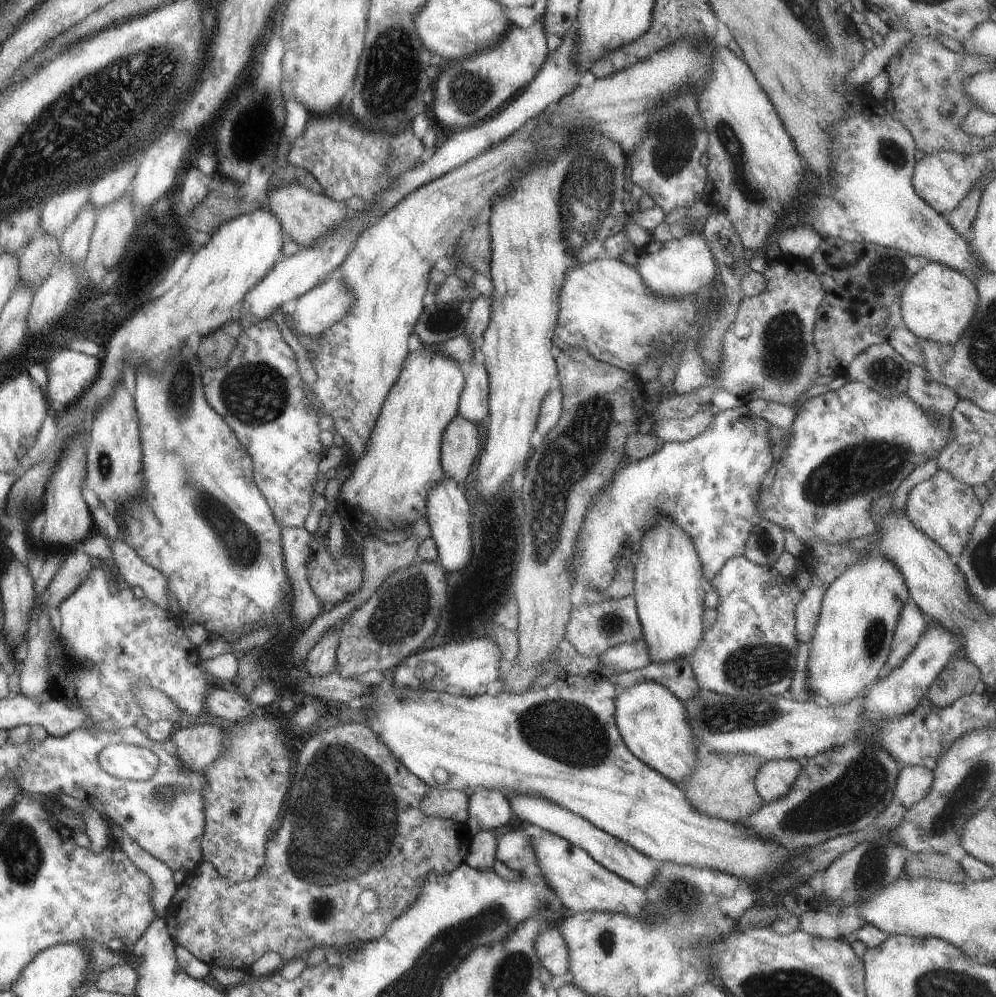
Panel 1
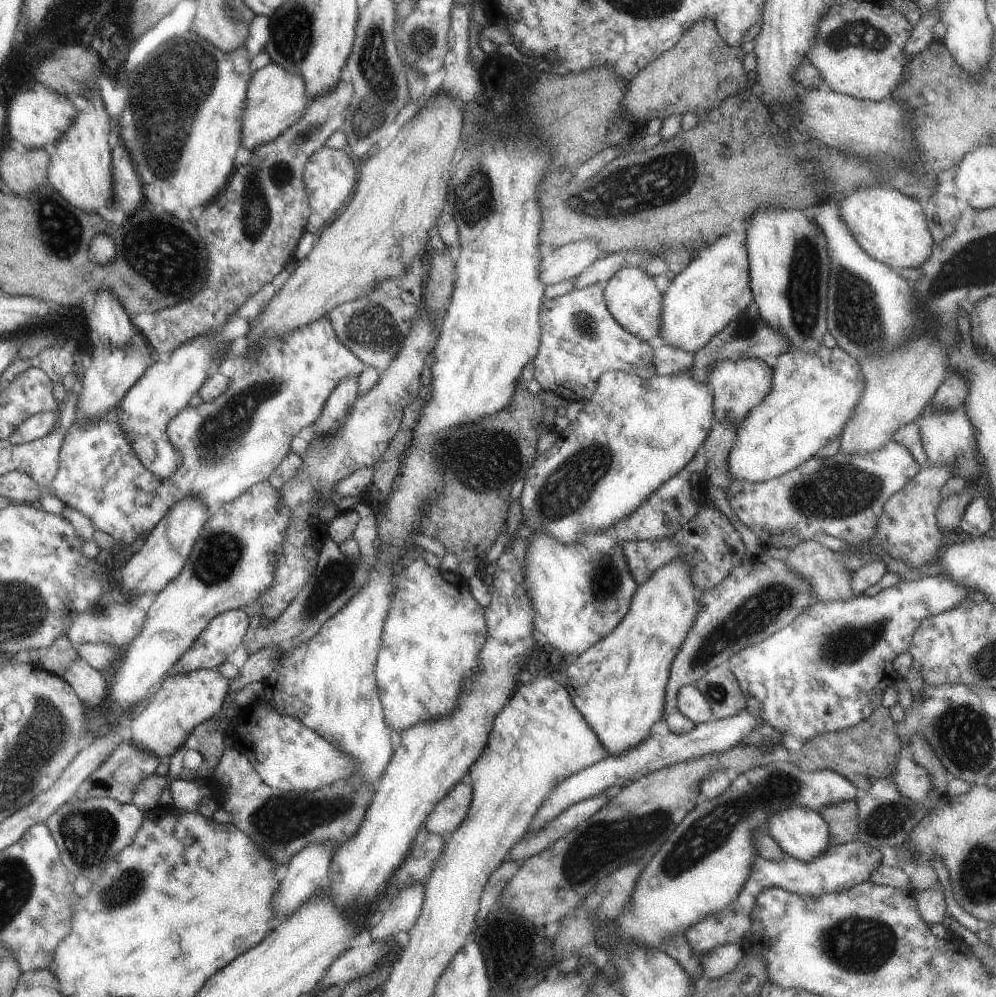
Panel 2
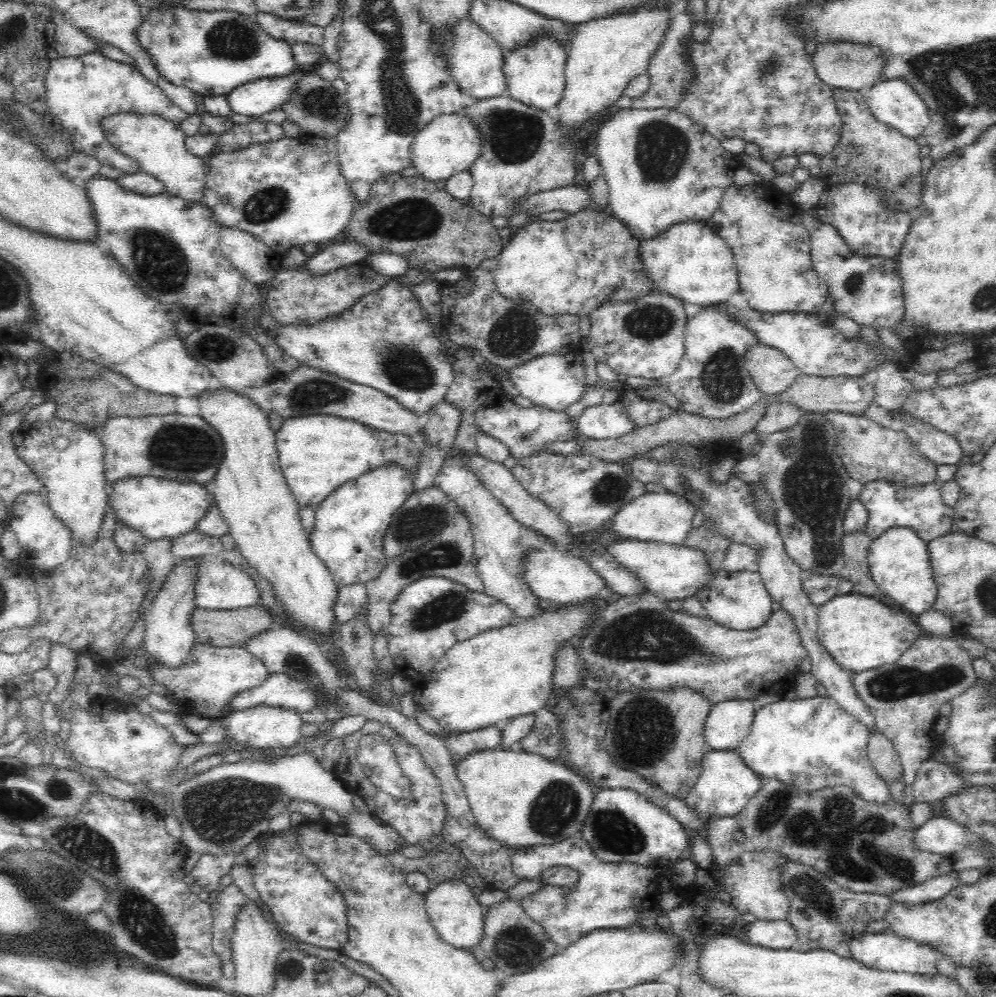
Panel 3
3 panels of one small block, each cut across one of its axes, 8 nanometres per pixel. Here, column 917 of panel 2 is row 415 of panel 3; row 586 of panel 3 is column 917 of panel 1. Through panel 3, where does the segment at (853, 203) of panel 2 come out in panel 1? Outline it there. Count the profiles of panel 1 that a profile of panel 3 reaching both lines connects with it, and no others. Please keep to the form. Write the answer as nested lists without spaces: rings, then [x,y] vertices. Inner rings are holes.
[[[930,261],[906,283],[900,300],[902,326],[918,338],[956,345],[977,316],[979,296],[972,278],[959,270]]]

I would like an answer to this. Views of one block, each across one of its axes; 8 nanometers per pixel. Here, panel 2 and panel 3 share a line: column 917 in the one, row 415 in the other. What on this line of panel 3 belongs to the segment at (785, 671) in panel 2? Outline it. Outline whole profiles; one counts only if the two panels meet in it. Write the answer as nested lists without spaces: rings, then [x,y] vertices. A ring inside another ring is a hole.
[[[620,400],[613,404],[586,407],[574,420],[579,437],[596,439],[618,438],[636,429]]]

